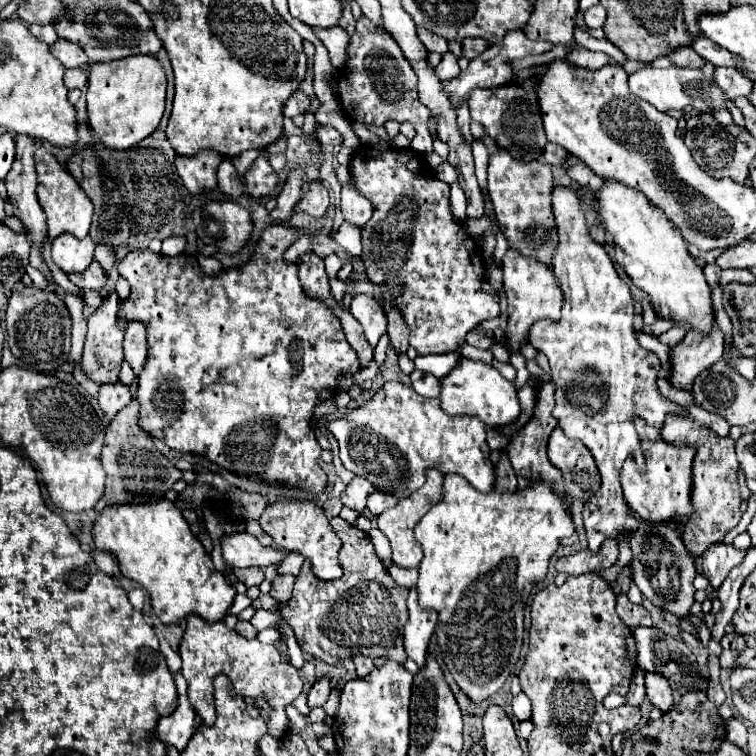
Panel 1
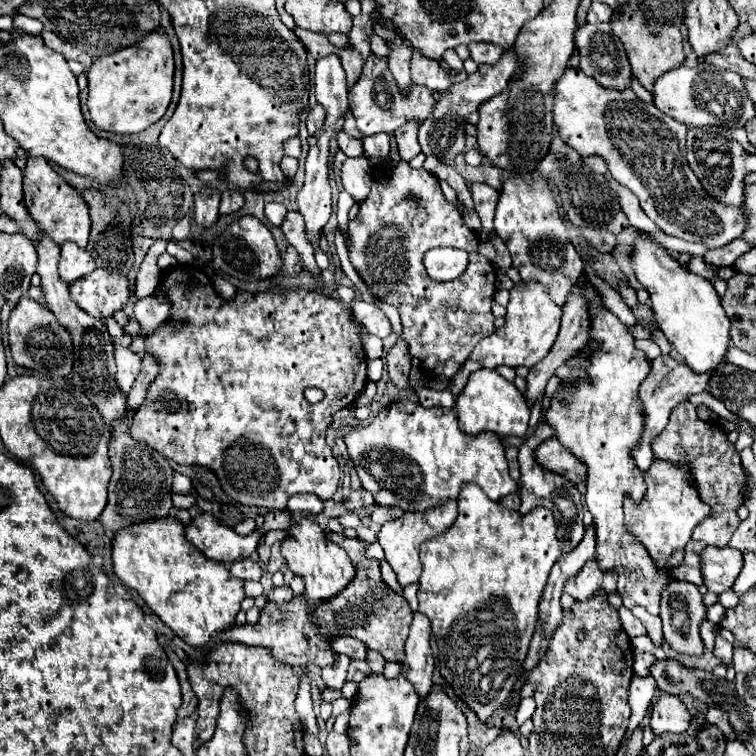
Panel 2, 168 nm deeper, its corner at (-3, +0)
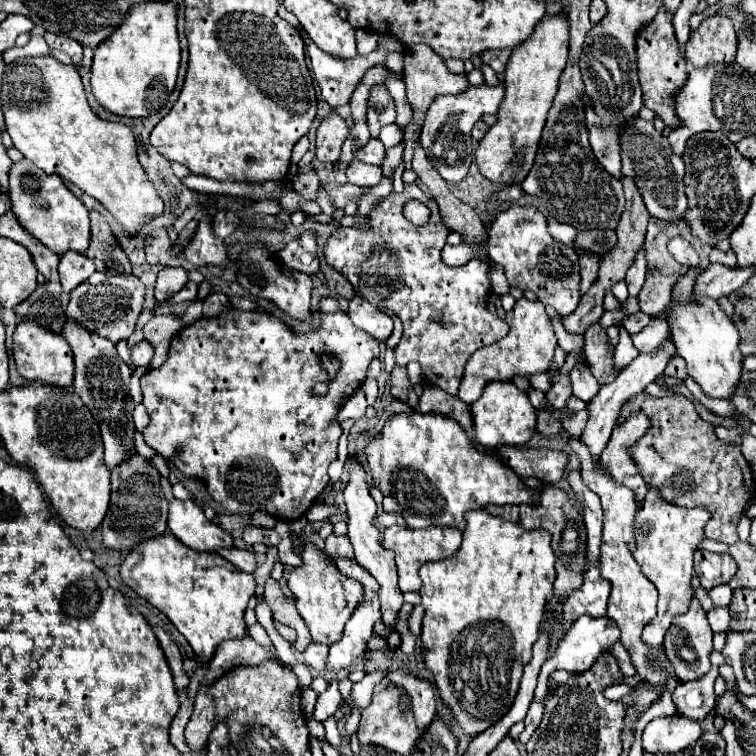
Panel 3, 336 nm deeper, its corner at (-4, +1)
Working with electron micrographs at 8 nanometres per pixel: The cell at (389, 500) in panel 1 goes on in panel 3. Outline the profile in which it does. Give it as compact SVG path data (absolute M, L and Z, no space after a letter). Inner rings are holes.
M383 512L383 514L377 516L377 524L383 526L383 528L389 528L389 526L393 526L393 524L405 526L405 520L401 518L401 514L387 514L387 512Z

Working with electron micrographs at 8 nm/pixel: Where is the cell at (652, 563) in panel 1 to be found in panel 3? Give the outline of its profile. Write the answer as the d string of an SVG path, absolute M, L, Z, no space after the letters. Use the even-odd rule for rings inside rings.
M693 600L691 606L689 606L689 612L687 614L679 614L675 620L673 620L673 626L667 630L665 634L665 650L669 654L669 660L673 662L675 666L675 672L677 672L677 678L681 682L687 682L687 680L699 680L703 678L709 668L711 668L711 662L709 662L709 654L713 652L713 644L711 644L711 638L713 638L713 632L709 628L709 622L707 622L707 616L699 604L699 600Z

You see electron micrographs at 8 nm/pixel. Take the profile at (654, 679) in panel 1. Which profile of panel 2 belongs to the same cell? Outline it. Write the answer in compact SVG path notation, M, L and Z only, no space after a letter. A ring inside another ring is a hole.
M662 693L658 701L652 705L650 727L656 735L662 733L684 733L690 723L690 711L686 705L668 693Z

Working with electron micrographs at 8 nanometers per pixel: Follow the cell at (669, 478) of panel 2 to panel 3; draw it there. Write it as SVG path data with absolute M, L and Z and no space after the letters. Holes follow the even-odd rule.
M649 488L649 494L645 496L645 502L635 514L633 534L635 534L635 560L639 562L643 574L655 584L659 592L659 604L657 604L657 618L643 630L645 644L649 646L661 646L663 636L669 630L673 618L677 614L685 614L689 610L689 604L695 596L695 590L691 586L693 576L693 554L699 550L699 544L705 540L703 528L709 522L711 514L701 508L677 508L669 506L657 492L657 488Z

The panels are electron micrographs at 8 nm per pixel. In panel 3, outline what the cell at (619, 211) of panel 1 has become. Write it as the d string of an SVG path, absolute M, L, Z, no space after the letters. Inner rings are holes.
M705 302L705 306L675 306L669 314L669 328L677 354L687 362L687 374L701 386L709 398L731 400L739 386L743 370L743 354L739 350L739 334L733 322L725 316L717 302Z

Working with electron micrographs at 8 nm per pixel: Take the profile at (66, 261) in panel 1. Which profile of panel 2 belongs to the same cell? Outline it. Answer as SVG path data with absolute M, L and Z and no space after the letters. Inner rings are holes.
M68 241L62 245L58 271L66 283L74 283L82 275L88 275L94 271L94 259L86 249L80 249L76 243Z

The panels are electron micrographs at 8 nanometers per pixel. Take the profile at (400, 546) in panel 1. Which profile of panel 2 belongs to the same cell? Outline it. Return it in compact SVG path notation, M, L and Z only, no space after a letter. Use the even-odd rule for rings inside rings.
M446 499L444 503L430 507L426 511L406 511L400 519L392 519L386 521L378 533L378 541L386 553L386 561L392 565L392 569L396 571L398 583L400 585L408 585L420 579L422 573L422 563L418 559L418 547L424 539L436 537L440 531L446 531L448 525L454 523L458 511L456 511L456 499Z

